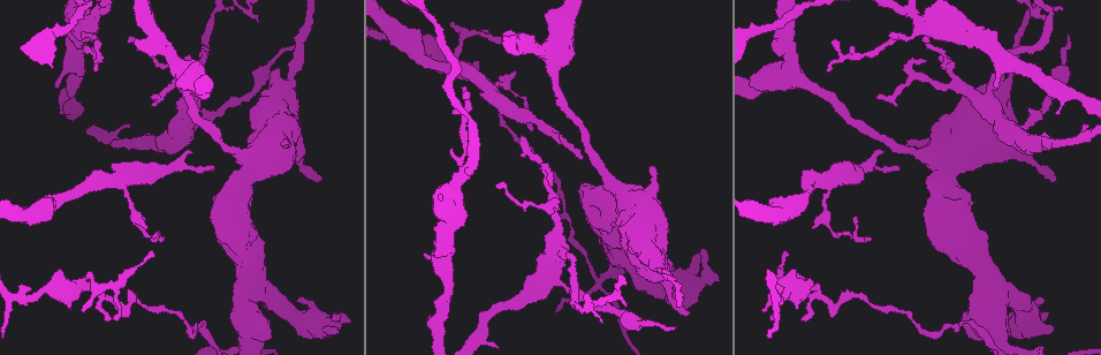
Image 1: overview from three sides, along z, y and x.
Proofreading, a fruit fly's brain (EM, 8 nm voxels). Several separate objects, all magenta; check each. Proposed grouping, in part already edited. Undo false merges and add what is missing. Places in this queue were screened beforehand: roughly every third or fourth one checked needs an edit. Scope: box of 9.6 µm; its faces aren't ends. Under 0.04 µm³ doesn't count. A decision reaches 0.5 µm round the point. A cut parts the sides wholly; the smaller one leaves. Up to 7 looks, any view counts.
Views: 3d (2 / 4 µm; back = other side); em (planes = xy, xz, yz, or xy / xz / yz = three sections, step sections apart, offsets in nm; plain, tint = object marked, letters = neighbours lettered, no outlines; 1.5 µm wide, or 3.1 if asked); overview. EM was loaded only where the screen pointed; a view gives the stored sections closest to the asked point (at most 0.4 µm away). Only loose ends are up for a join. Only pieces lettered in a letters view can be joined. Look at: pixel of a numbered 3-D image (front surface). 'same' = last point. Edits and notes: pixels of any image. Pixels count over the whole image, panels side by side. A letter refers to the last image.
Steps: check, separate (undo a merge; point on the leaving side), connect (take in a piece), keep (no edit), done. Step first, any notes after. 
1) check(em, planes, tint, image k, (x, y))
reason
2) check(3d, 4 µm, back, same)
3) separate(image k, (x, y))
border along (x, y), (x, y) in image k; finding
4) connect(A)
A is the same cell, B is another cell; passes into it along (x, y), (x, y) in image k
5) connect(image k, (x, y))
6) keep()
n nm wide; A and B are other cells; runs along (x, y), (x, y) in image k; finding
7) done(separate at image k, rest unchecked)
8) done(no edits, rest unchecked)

check(3d, 2 µm, image 1, (689, 313))

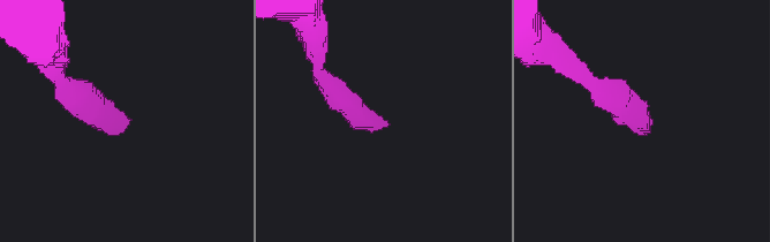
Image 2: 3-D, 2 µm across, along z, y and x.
check(em, planes, letters, image 2, (642, 114))

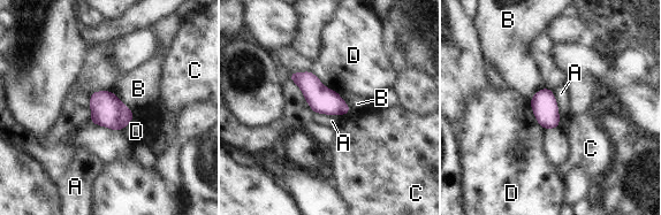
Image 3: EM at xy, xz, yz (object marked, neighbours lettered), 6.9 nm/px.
keep()
A, B, C and D are other cells; border along (552, 91), (557, 105), (560, 125) in image 3; none of them fits

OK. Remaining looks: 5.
check(3d, 2 µm, image 1, (529, 129))
thin end

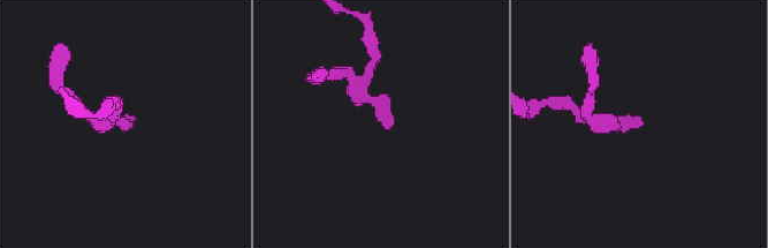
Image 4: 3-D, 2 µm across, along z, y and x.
check(em, planes, plain, image 4, (390, 125))
need the tissue

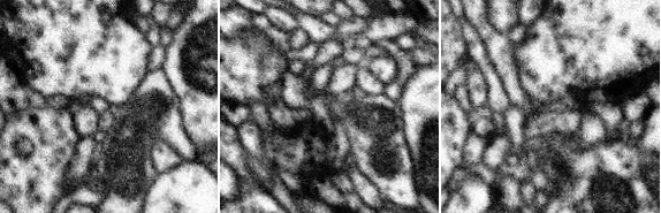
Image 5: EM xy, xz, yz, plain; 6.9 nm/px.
check(em, planes, letters, same)
see the neighbours

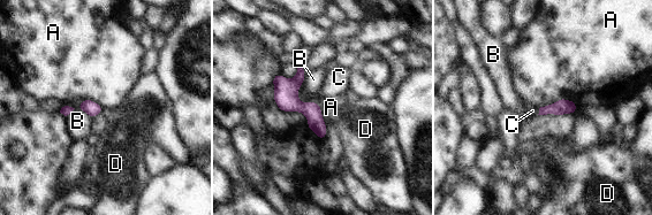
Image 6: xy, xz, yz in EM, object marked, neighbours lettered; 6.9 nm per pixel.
keep()
110 nm wide; A, B, C and D are other cells; border along (303, 82), (325, 123) in image 6; none of them fits

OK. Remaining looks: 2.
done(no edits, rest unchecked)

